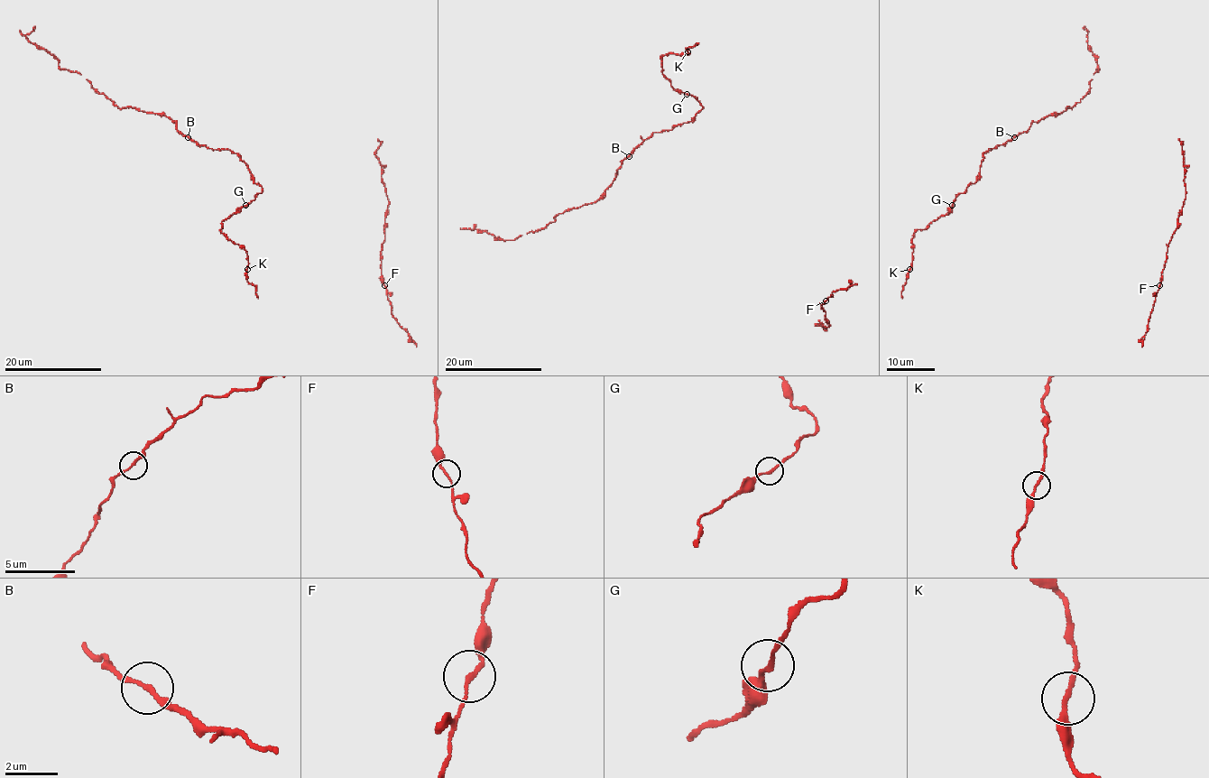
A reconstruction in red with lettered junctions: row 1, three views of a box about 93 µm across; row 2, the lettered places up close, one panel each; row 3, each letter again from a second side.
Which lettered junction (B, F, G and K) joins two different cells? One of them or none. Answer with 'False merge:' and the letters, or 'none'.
False merge: none

